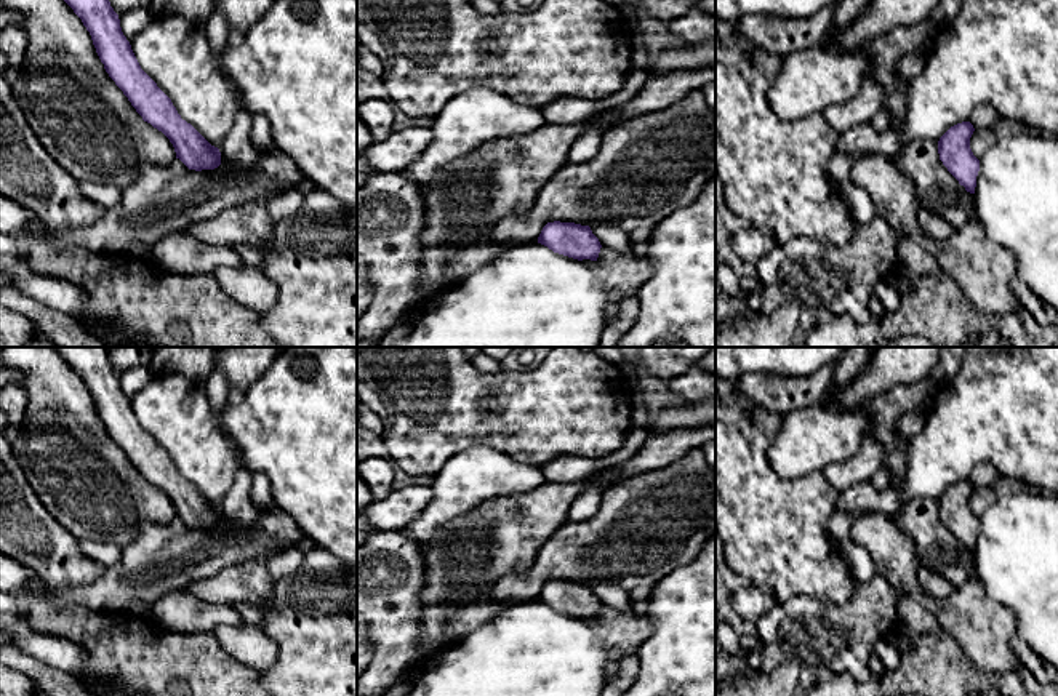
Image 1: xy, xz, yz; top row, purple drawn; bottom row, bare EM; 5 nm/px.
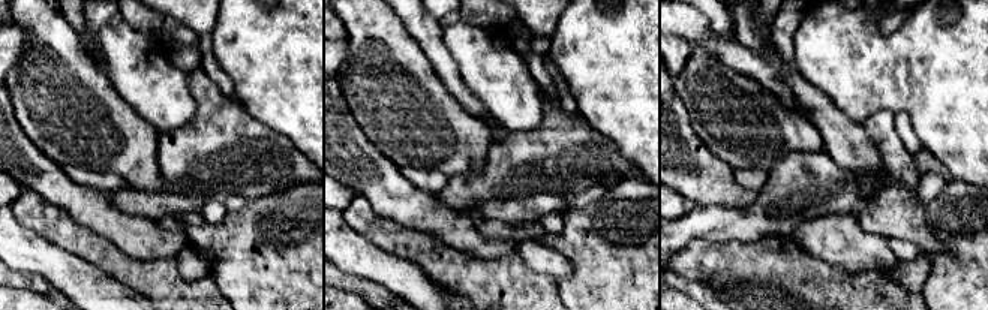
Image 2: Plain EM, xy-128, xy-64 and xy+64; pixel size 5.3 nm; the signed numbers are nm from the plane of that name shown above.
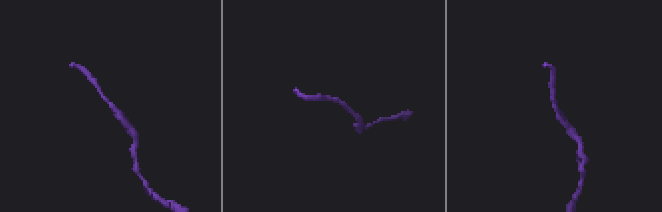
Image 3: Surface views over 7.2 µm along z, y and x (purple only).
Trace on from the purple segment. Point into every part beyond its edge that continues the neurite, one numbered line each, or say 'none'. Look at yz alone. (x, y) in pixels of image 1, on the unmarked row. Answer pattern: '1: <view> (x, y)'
none

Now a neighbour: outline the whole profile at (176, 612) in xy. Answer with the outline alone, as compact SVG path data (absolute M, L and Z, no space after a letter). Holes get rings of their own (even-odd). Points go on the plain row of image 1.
M168 592L150 605L150 618L163 629L181 634L213 634L219 626L240 626L235 606L216 605L187 592Z

